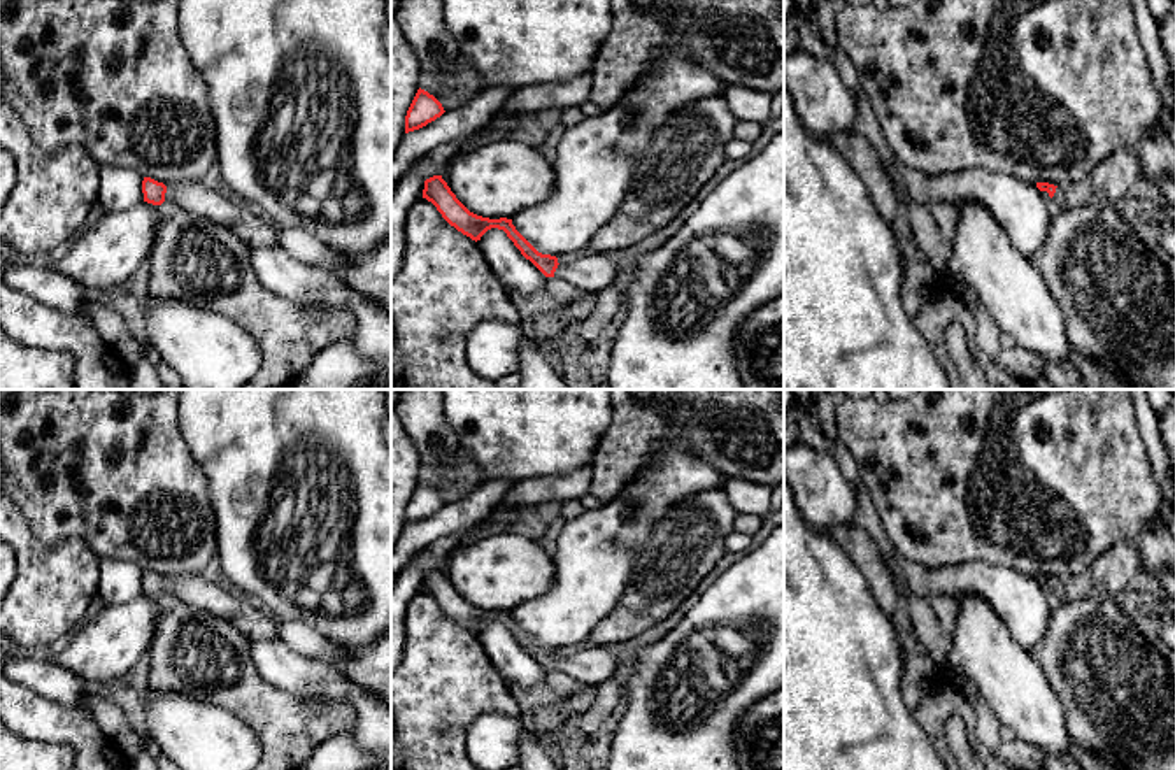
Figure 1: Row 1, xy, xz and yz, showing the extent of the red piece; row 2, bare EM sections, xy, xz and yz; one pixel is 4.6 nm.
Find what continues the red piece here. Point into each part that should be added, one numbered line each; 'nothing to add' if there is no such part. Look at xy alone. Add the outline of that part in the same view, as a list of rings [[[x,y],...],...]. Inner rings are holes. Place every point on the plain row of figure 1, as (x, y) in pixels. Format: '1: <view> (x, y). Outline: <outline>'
1: xy (197, 591). Outline: [[[202,575],[168,577],[165,595],[179,603],[228,619],[249,638],[279,637],[279,621],[270,612],[251,598],[230,593]]]

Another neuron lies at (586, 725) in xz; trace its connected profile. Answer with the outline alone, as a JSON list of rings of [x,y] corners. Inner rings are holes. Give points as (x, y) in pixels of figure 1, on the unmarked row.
[[[614,677],[600,686],[596,686],[596,698],[593,705],[580,716],[575,717],[572,731],[582,742],[591,742],[603,723],[609,717],[609,707],[614,702],[623,700],[624,689],[621,677]]]

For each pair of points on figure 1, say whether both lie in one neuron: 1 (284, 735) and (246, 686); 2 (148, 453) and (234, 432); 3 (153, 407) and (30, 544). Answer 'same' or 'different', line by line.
1: same
2: different
3: different

